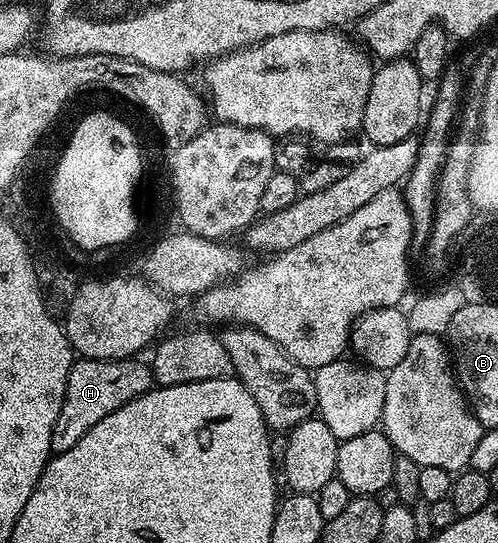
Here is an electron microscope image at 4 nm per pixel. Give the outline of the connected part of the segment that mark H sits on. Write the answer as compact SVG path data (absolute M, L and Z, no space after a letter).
M114 359L111 361L74 360L71 371L67 375L67 387L63 395L63 403L59 407L59 419L55 419L55 427L51 431L51 450L54 454L71 451L99 419L111 415L119 407L123 407L131 399L141 396L154 388L153 370L148 364L140 365L137 359Z

